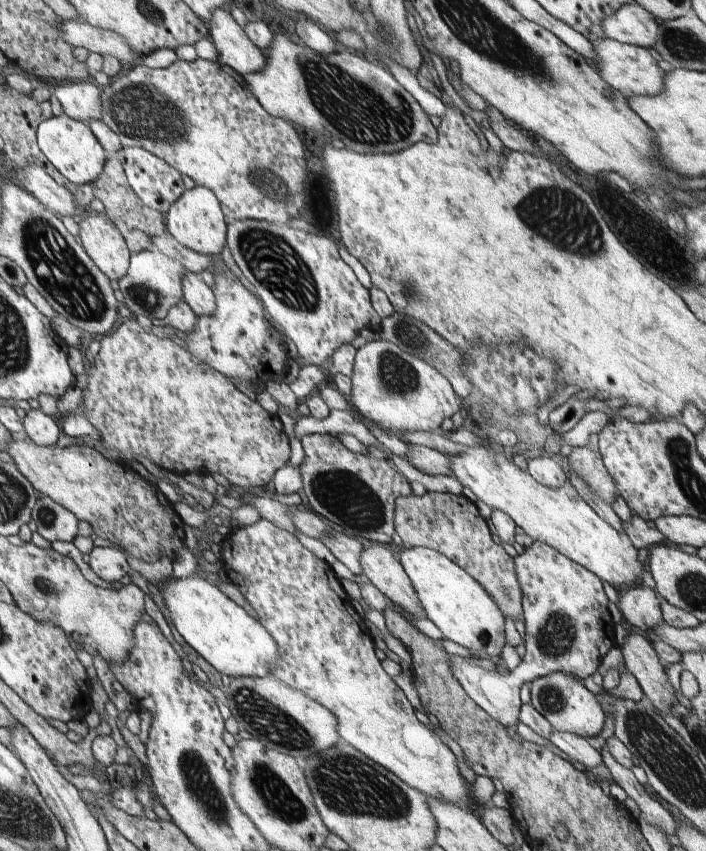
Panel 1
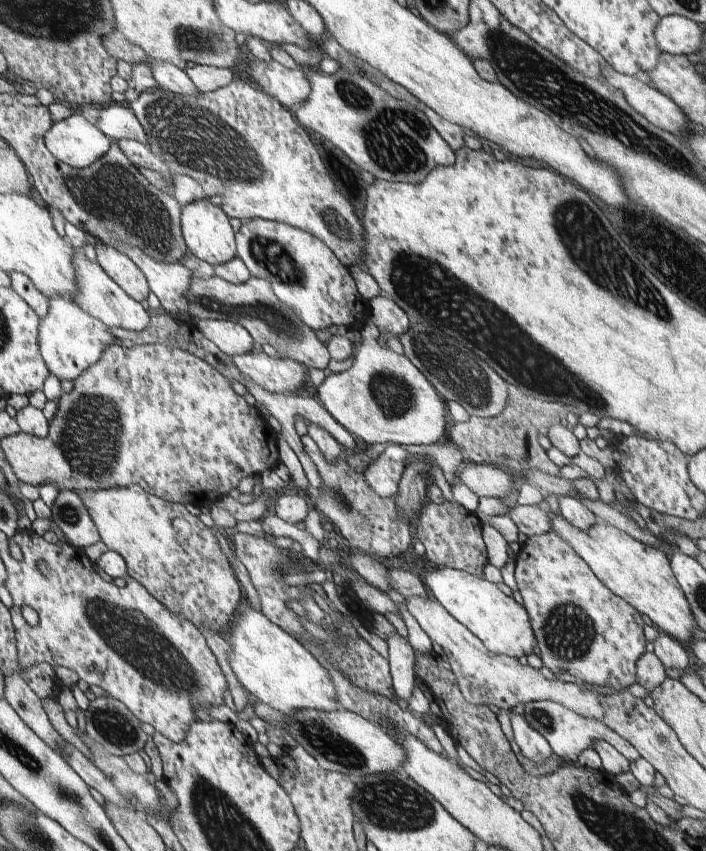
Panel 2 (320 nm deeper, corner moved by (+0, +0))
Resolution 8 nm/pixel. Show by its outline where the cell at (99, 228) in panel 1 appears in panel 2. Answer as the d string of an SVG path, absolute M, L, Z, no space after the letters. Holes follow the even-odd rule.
M98 240L95 244L97 254L97 263L106 271L118 286L122 287L138 302L146 303L148 293L151 291L148 278L144 271L135 263L129 255L114 248L110 245L105 245Z

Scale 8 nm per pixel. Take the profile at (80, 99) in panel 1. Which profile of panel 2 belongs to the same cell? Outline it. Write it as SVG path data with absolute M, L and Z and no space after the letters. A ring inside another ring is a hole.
M108 104L101 107L100 120L97 126L111 140L134 139L147 144L147 134L139 123L134 111L124 104Z

